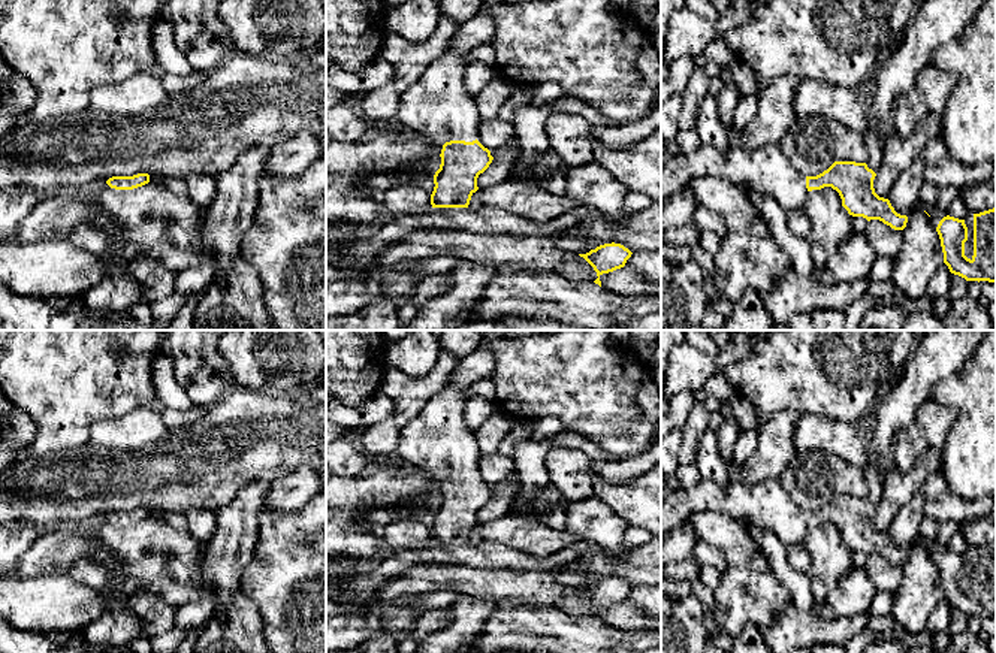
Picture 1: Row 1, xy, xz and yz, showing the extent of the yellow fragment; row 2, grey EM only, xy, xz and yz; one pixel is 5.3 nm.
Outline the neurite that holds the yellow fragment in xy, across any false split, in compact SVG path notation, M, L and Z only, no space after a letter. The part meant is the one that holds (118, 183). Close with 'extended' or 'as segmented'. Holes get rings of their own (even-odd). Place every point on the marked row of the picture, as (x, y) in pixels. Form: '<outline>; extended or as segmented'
M138 173L133 176L112 176L106 181L106 184L115 190L133 190L148 182L150 182L148 173Z; as segmented

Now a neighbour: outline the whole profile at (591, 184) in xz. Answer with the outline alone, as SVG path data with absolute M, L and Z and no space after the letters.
M597 161L565 172L565 196L580 205L597 208L603 215L618 215L628 187Z

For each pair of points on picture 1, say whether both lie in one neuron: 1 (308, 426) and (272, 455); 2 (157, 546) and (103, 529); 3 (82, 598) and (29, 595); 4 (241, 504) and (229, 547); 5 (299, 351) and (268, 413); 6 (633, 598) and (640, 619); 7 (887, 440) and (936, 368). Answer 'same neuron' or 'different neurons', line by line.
1: same neuron
2: same neuron
3: same neuron
4: same neuron
5: different neurons
6: different neurons
7: same neuron

